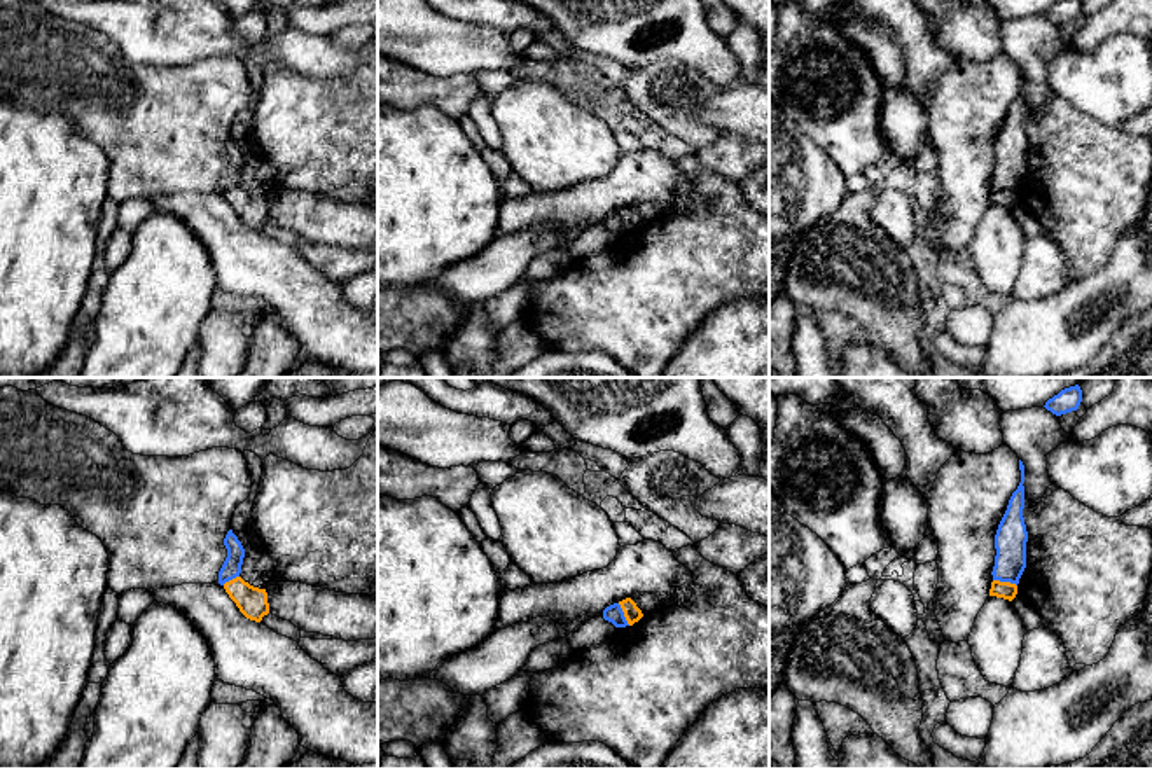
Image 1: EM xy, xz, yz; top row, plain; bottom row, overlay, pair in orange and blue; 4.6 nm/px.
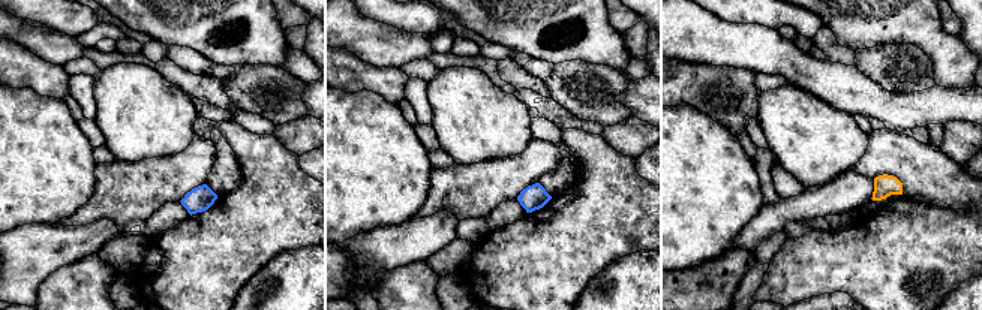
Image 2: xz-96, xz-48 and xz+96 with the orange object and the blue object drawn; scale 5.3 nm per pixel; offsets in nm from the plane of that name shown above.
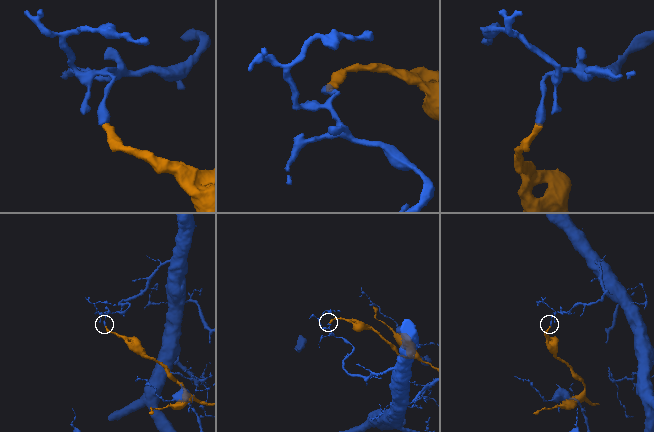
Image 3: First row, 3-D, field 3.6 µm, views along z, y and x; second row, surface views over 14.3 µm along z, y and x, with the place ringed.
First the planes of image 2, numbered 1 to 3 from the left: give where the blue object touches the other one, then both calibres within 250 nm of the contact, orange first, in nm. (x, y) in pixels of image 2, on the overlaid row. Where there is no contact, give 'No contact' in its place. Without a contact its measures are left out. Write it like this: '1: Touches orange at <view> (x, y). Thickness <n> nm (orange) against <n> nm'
1: No contact
2: No contact
3: No contact

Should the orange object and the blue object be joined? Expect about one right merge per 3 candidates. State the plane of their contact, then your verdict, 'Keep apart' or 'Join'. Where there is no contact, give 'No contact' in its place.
Touches orange in yz. Keep apart

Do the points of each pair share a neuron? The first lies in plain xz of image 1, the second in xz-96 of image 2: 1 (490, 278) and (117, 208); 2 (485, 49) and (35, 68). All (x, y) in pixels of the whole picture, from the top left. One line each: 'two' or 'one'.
1: two
2: two

